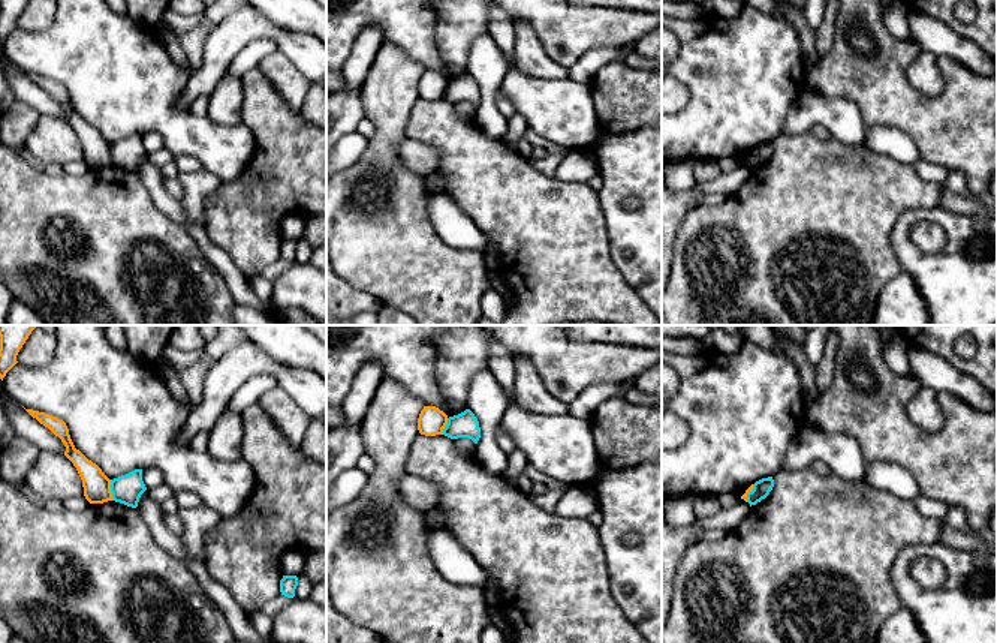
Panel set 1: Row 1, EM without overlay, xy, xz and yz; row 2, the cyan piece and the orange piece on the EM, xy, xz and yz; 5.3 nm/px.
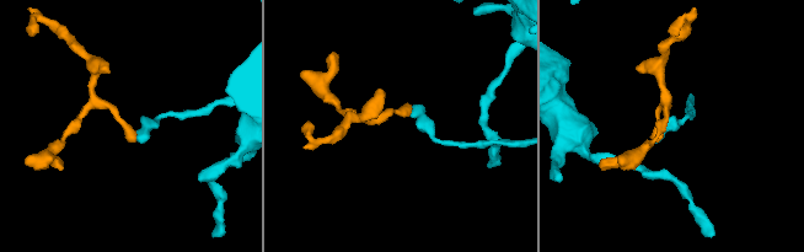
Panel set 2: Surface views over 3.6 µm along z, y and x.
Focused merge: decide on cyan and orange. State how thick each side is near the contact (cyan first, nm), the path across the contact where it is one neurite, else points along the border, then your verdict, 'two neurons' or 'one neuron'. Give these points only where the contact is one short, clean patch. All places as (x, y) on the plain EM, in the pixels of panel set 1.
160 nm thick on the cyan side, 150 nm on the other; border along xy (110, 144), (113, 164); two neurons

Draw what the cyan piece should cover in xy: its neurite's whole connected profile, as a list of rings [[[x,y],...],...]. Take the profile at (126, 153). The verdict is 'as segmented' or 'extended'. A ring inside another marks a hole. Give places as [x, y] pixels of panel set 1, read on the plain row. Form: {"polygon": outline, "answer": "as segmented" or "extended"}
{"polygon": [[[142,133],[111,144],[112,165],[136,172],[141,159],[147,154],[142,145]]], "answer": "as segmented"}

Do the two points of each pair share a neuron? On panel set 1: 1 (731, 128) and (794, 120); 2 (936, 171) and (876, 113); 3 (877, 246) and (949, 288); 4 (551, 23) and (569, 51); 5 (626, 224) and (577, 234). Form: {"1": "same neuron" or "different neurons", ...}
{"1": "different neurons", "2": "different neurons", "3": "different neurons", "4": "same neuron", "5": "different neurons"}

